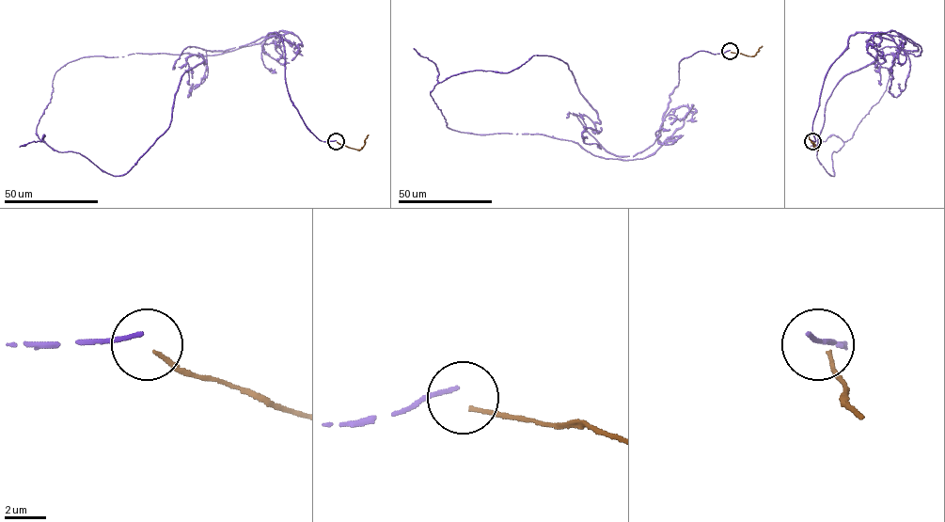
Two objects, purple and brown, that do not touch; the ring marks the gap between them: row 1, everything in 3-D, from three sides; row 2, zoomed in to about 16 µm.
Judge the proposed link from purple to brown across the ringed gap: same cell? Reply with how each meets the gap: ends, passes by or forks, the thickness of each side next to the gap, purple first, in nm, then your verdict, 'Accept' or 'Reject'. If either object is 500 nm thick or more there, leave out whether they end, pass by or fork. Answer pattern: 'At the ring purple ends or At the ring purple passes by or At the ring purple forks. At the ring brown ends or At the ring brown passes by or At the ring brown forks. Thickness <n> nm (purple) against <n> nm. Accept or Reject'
At the ring purple ends. At the ring brown ends. Thickness 240 nm (purple) against 200 nm. Reject

